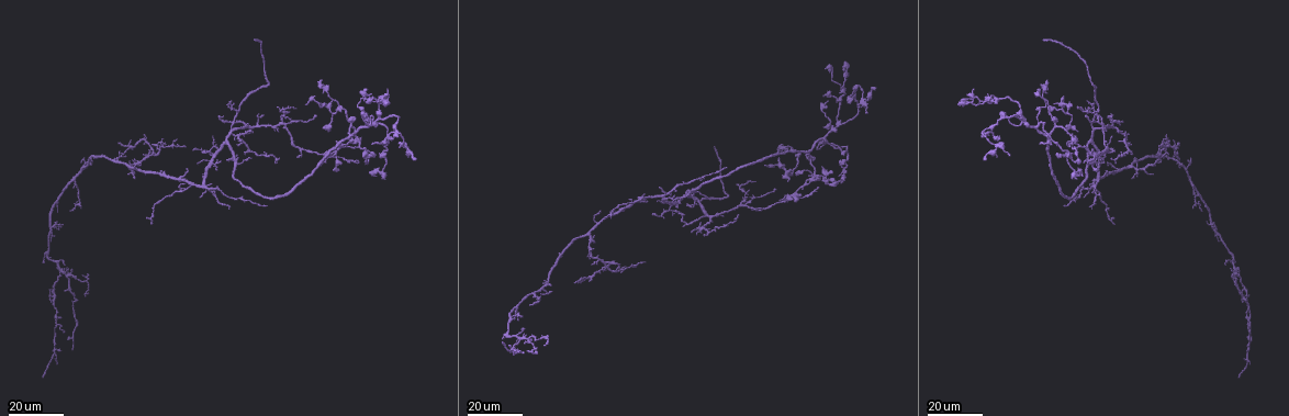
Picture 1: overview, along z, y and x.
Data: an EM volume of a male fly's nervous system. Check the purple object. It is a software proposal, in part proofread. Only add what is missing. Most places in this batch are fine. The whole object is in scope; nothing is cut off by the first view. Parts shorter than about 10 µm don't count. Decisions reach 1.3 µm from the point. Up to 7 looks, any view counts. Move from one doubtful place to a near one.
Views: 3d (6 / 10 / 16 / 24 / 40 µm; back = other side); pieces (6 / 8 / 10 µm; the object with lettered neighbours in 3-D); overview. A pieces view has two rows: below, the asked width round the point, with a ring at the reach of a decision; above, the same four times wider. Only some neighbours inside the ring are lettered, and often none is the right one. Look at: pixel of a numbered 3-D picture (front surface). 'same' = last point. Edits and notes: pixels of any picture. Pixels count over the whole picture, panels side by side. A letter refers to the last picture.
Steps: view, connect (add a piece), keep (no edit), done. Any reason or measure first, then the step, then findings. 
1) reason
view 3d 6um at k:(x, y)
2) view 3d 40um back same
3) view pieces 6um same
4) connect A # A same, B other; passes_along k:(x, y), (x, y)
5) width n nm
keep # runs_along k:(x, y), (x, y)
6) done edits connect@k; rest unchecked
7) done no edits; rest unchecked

thin end
view 3d 16um at 1:(356, 146)

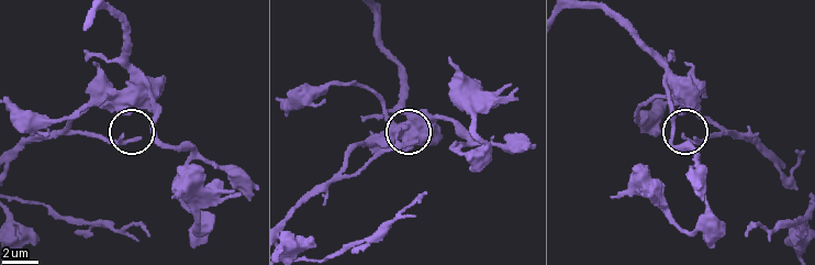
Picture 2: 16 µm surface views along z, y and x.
view pieces 8um at 2:(139, 137)

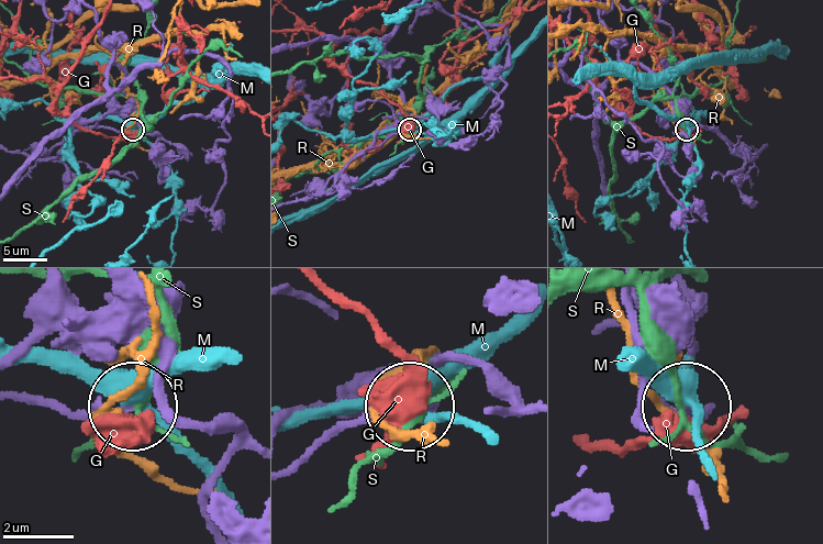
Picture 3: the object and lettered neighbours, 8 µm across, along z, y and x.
keep # G other, M other, R other, S other; runs_along 3:(13, 402), (67, 411), (126, 406); no lettered piece goes on from it

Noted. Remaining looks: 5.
end of a long branch
view 3d 16um at 1:(41, 377)

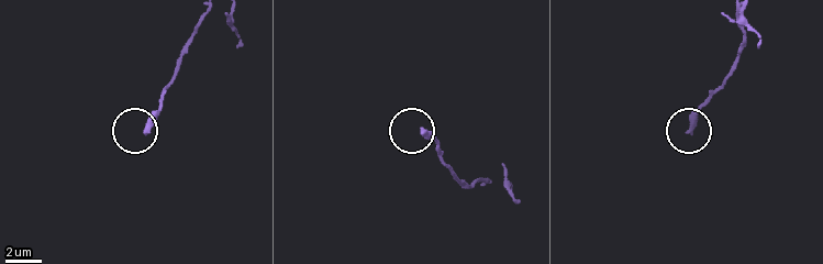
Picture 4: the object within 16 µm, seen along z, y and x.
what lies round it
view pieces 8um at 4:(148, 131)

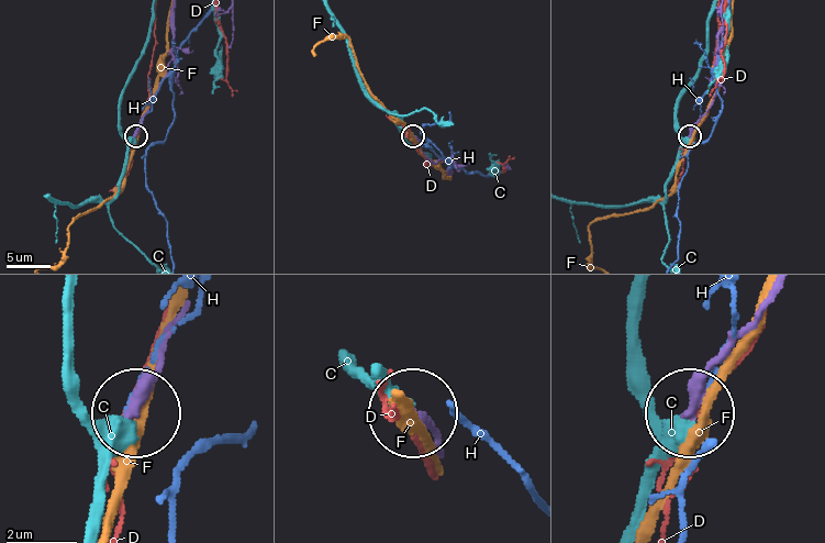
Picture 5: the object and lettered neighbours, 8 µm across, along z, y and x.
keep # C other, D other, F other, H other; runs_along 5:(779, 294), (714, 365), (690, 407); no lettered piece goes on from it

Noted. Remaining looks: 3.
free end
view 3d 24um at 1:(372, 145)

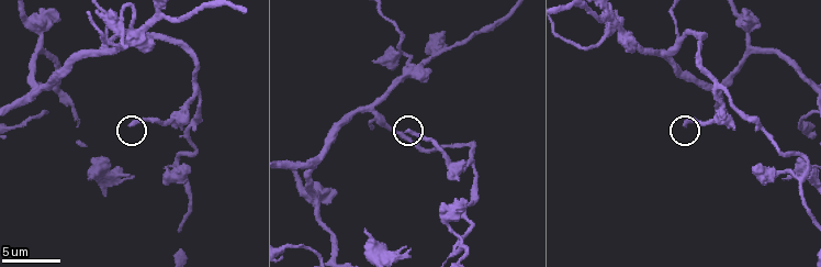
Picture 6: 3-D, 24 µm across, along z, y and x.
view pieces 6um at 6:(130, 126)

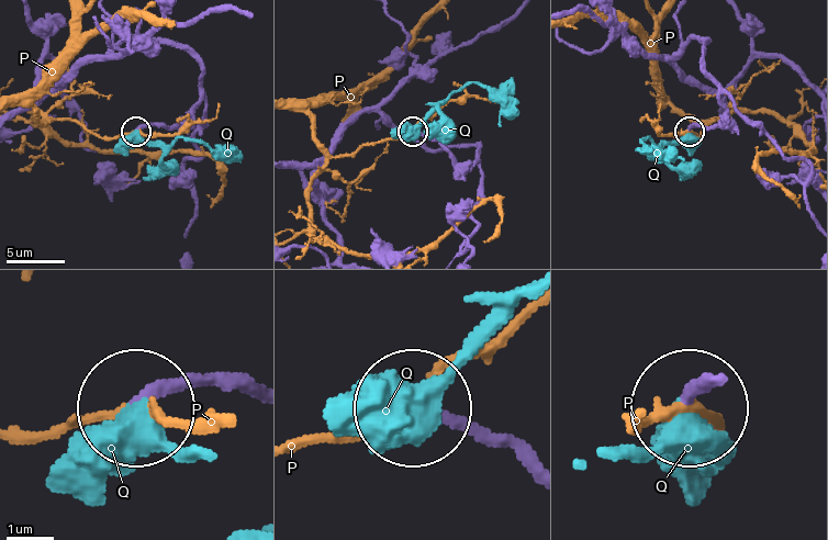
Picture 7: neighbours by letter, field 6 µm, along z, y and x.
connect Q # P other, Q same; it goes on there

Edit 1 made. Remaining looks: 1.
done edits connect@7; rest unchecked

